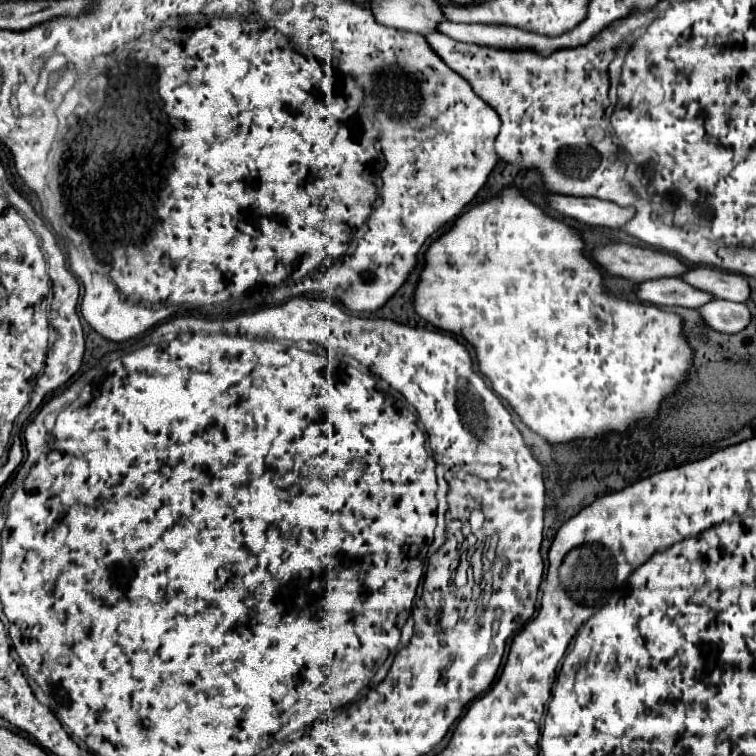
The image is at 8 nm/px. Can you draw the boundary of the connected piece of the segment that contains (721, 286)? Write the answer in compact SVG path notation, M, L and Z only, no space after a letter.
M698 266L686 272L682 280L700 290L714 294L716 298L724 298L732 302L746 302L750 298L750 284L740 274L730 274L730 272L722 272L716 268Z

